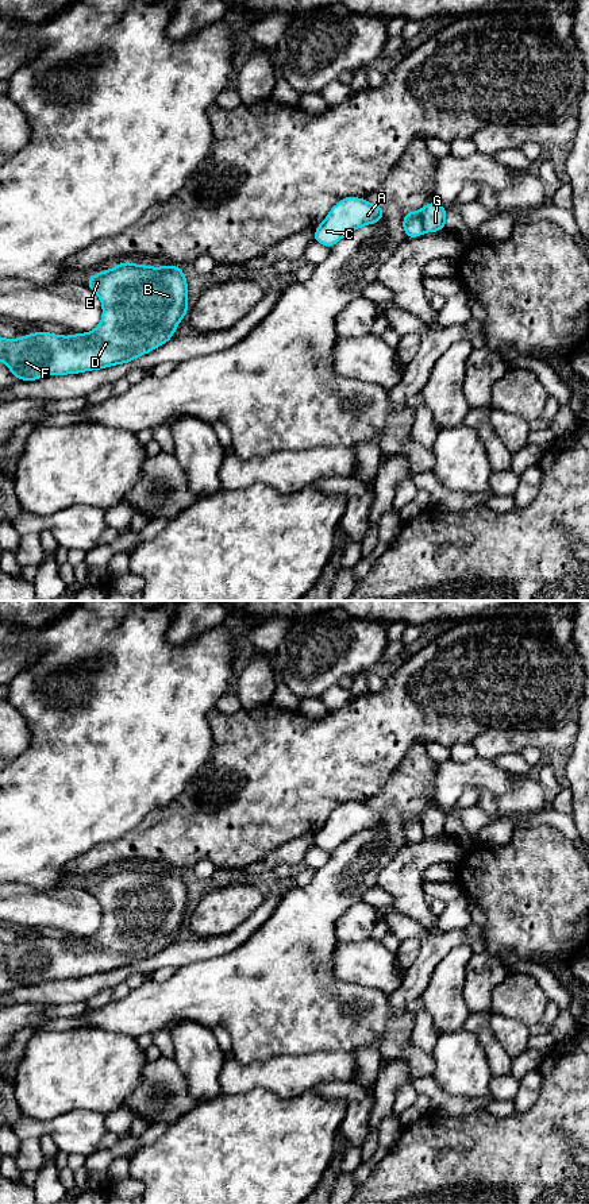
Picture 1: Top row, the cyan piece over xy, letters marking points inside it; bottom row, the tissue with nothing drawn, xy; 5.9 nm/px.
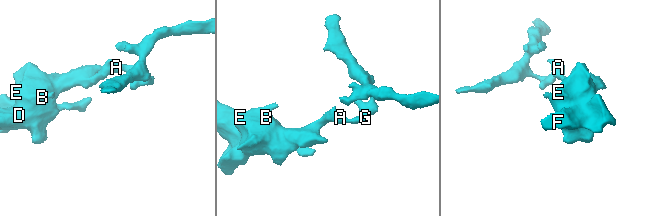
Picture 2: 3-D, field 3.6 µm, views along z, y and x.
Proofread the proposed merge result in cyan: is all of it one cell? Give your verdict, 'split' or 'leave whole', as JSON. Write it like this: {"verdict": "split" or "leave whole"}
{"verdict": "split"}

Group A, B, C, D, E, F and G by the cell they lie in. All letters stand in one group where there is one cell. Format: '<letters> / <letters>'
A B C D E F / G

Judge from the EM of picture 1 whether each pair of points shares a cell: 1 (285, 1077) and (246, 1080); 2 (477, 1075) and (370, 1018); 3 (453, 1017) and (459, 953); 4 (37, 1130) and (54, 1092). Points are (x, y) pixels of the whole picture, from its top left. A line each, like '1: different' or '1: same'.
1: same
2: different
3: same
4: different

